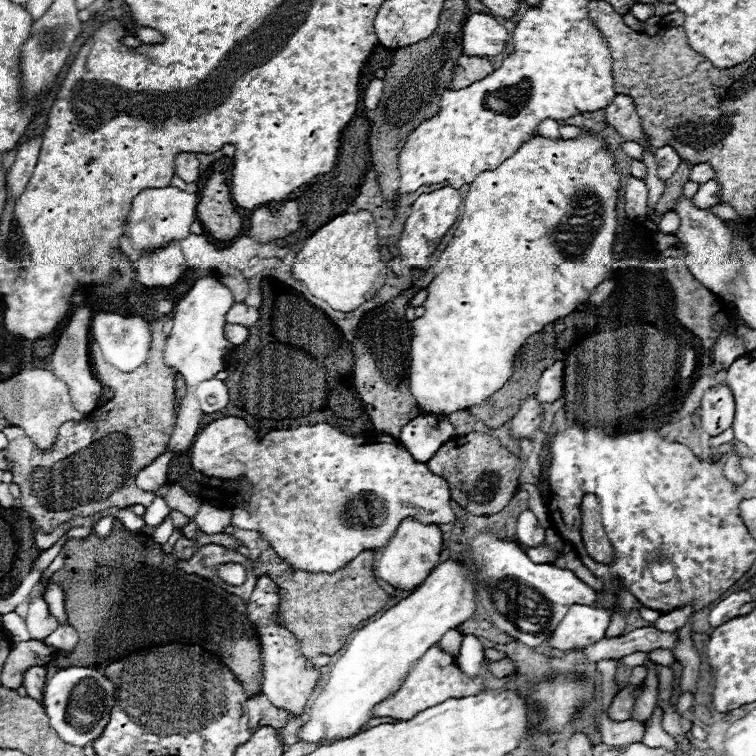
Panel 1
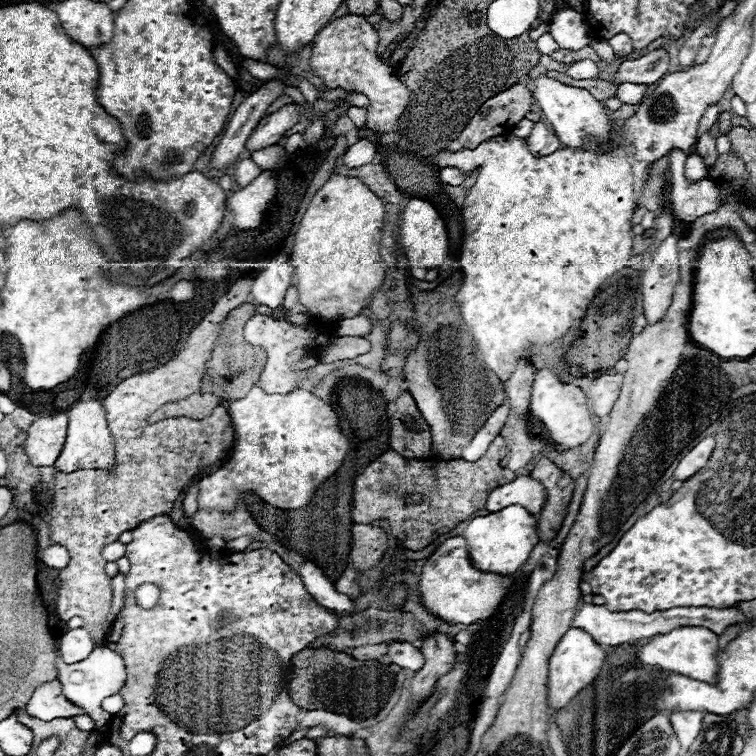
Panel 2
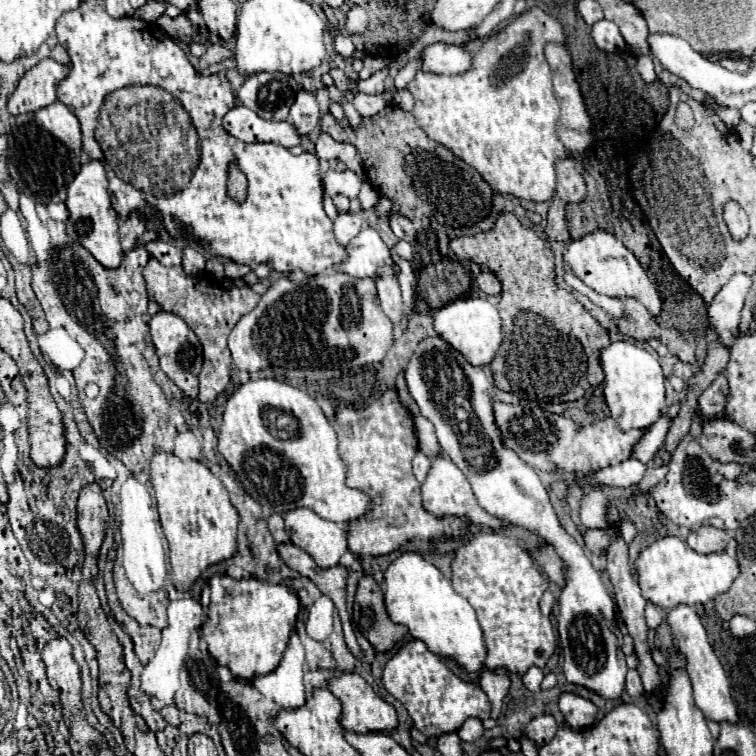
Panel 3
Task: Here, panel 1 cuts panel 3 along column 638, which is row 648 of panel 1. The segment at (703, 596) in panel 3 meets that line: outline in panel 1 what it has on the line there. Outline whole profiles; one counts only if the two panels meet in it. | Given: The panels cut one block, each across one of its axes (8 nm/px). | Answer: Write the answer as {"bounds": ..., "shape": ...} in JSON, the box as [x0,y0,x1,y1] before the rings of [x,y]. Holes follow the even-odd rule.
{"bounds":[550,604,610,650],"shape":[[[574,604],[568,614],[562,618],[562,622],[556,626],[556,630],[550,636],[550,646],[558,650],[584,650],[588,644],[596,644],[596,640],[604,638],[604,632],[610,624],[610,614],[596,608],[596,606],[578,606]]]}

